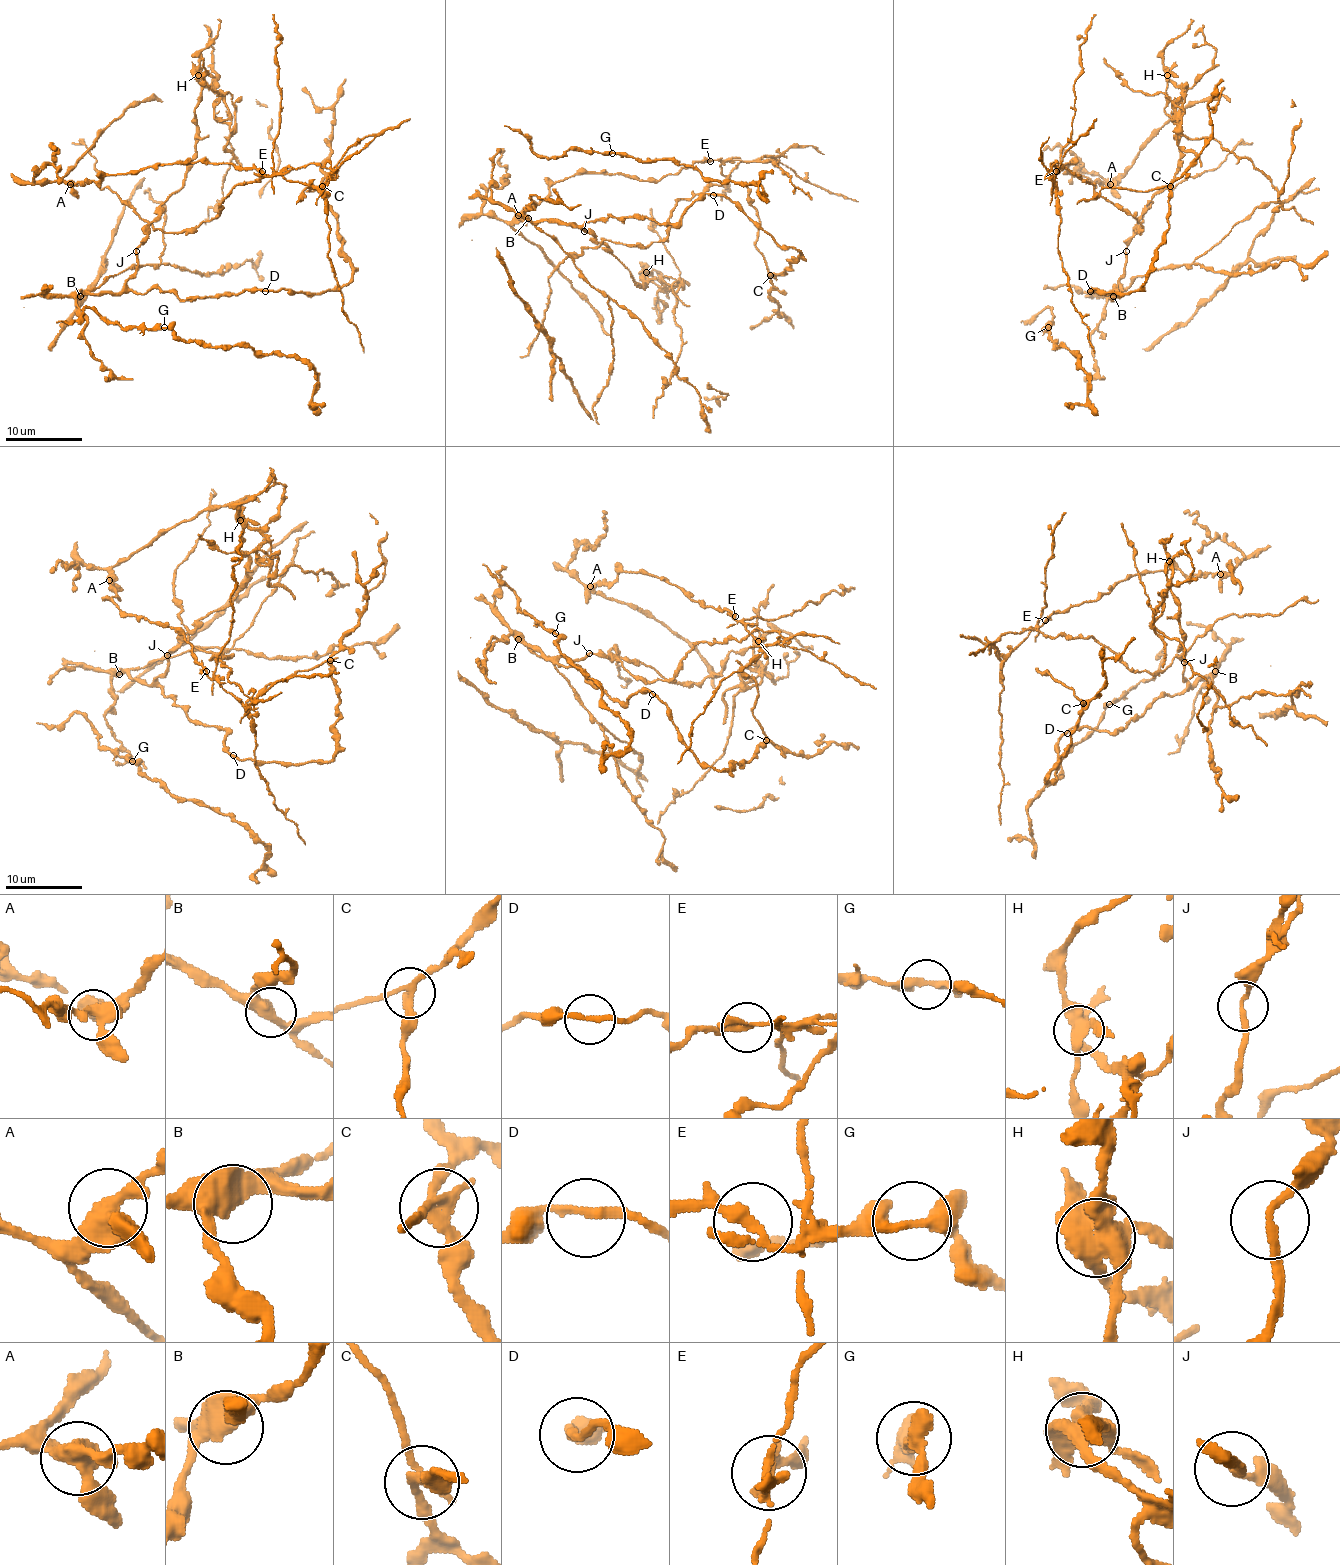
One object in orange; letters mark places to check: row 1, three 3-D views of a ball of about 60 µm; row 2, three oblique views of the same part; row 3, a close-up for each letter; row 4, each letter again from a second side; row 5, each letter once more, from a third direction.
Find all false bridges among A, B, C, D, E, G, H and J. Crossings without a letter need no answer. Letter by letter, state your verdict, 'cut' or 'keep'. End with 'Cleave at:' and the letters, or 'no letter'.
A: keep
B: keep
C: cut
D: keep
E: cut
G: keep
H: cut
J: keep
Cleave at: C, E, H

